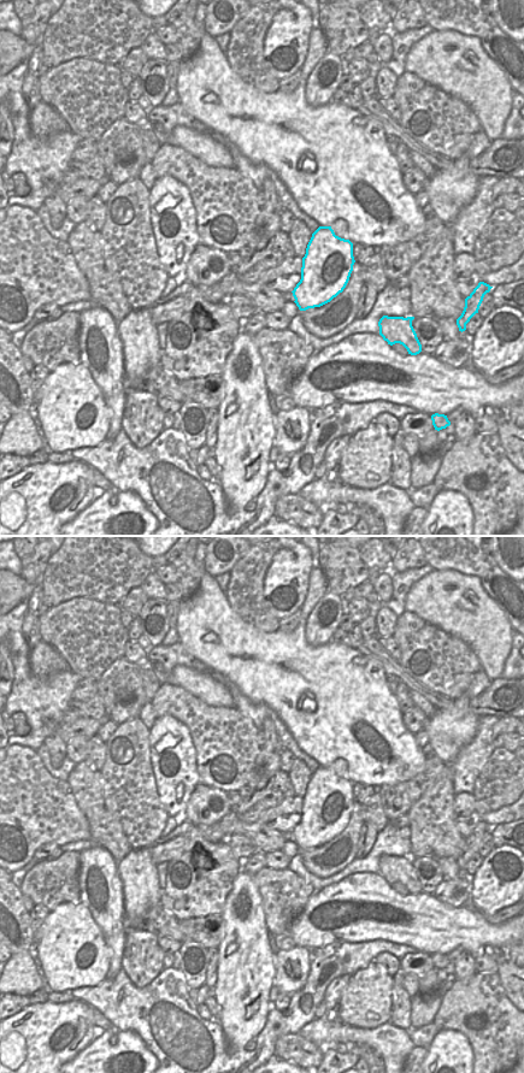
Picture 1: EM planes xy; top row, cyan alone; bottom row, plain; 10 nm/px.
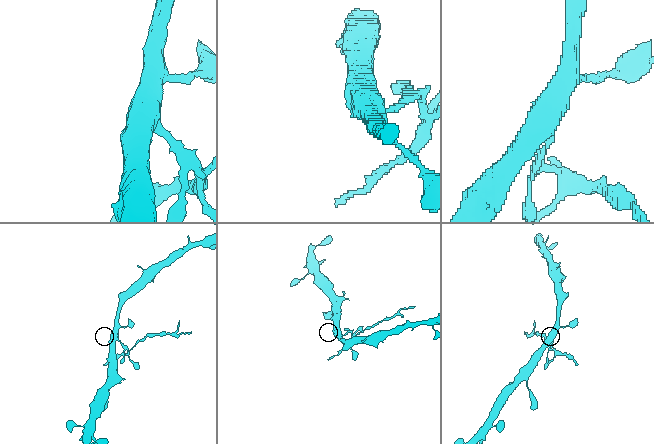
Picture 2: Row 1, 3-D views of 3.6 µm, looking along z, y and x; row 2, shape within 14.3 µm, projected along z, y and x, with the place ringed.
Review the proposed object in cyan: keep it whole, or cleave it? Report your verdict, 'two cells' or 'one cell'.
two cells

